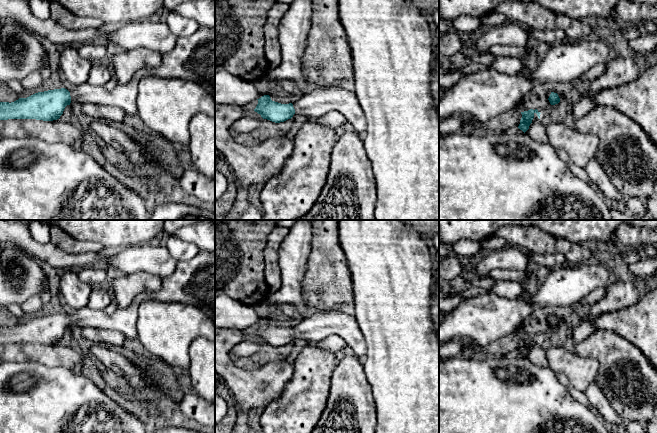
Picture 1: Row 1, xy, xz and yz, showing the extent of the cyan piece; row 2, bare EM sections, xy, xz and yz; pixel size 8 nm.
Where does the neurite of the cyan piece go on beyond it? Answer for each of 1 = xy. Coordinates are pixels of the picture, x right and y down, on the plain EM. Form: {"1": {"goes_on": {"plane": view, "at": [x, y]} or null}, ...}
{"1": {"goes_on": {"plane": "xy", "at": [193, 282]}}}

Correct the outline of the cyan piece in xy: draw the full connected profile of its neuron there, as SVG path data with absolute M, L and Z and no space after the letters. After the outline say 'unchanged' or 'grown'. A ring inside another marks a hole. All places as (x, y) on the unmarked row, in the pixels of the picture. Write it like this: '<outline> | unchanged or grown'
M199 250L199 252L191 259L187 261L178 261L175 271L162 279L161 288L156 291L143 291L136 295L132 300L131 304L126 308L117 308L117 310L112 314L108 315L104 310L97 311L89 307L84 307L77 310L74 314L68 315L65 312L48 314L44 316L35 317L27 322L19 322L14 326L0 326L0 344L8 343L36 343L43 345L53 345L60 342L63 335L67 329L73 325L75 327L94 327L101 329L115 329L123 333L126 339L136 340L138 339L137 332L137 320L138 320L138 307L146 300L156 299L161 302L180 302L184 304L189 304L196 306L201 309L213 322L215 326L215 251Z | grown

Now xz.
M341 310L313 313L307 318L297 319L289 328L272 325L269 319L257 324L254 335L275 347L291 343L296 336L308 342L319 342L337 335L357 357L363 359L366 355L366 342L354 316Z | grown

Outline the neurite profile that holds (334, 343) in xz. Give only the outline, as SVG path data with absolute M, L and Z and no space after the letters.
M332 335L322 341L314 342L314 345L320 349L334 353L348 350L348 346L346 345L345 341L337 335Z

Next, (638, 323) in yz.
M657 288L630 307L595 318L594 327L614 332L631 342L657 370Z

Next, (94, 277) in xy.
M92 266L79 269L77 274L82 282L85 282L92 287L101 286L106 278L106 270L94 268Z

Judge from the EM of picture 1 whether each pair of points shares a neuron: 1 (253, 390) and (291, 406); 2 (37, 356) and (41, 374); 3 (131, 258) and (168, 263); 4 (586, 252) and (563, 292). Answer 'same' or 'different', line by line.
1: different
2: different
3: same
4: different

